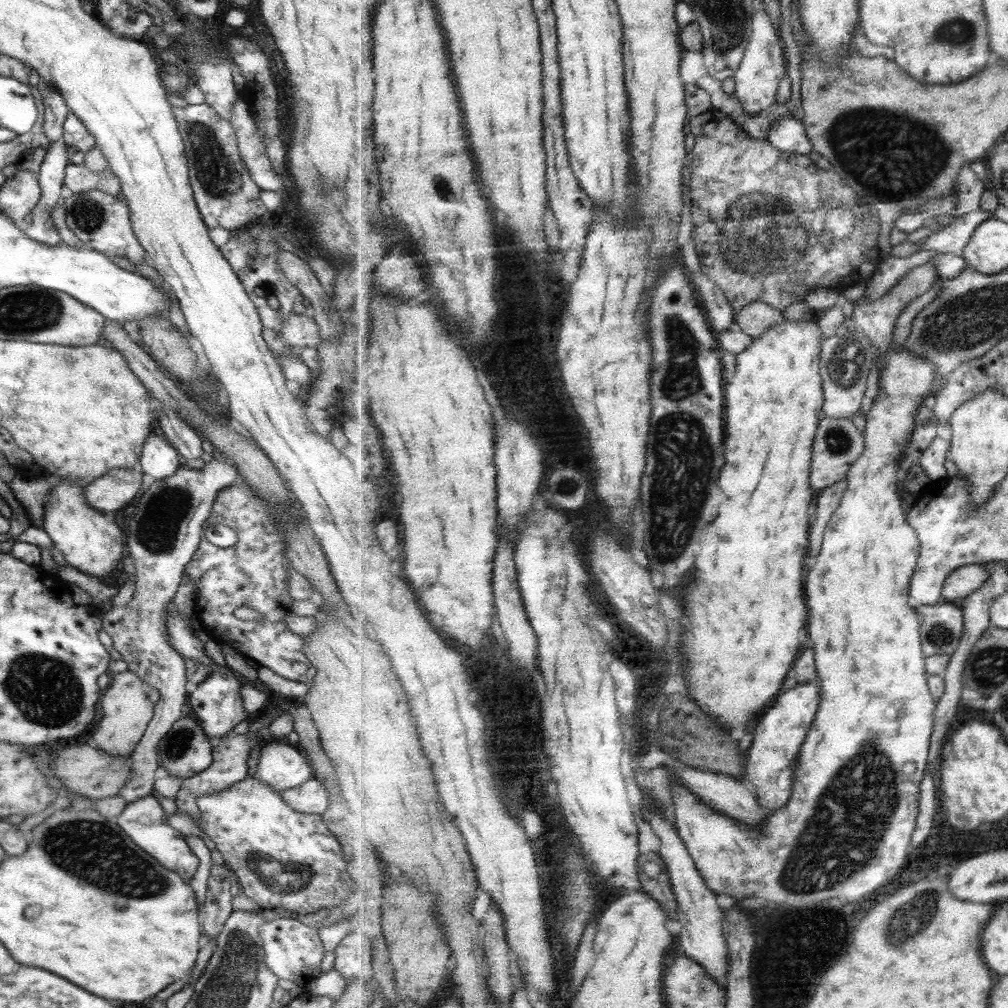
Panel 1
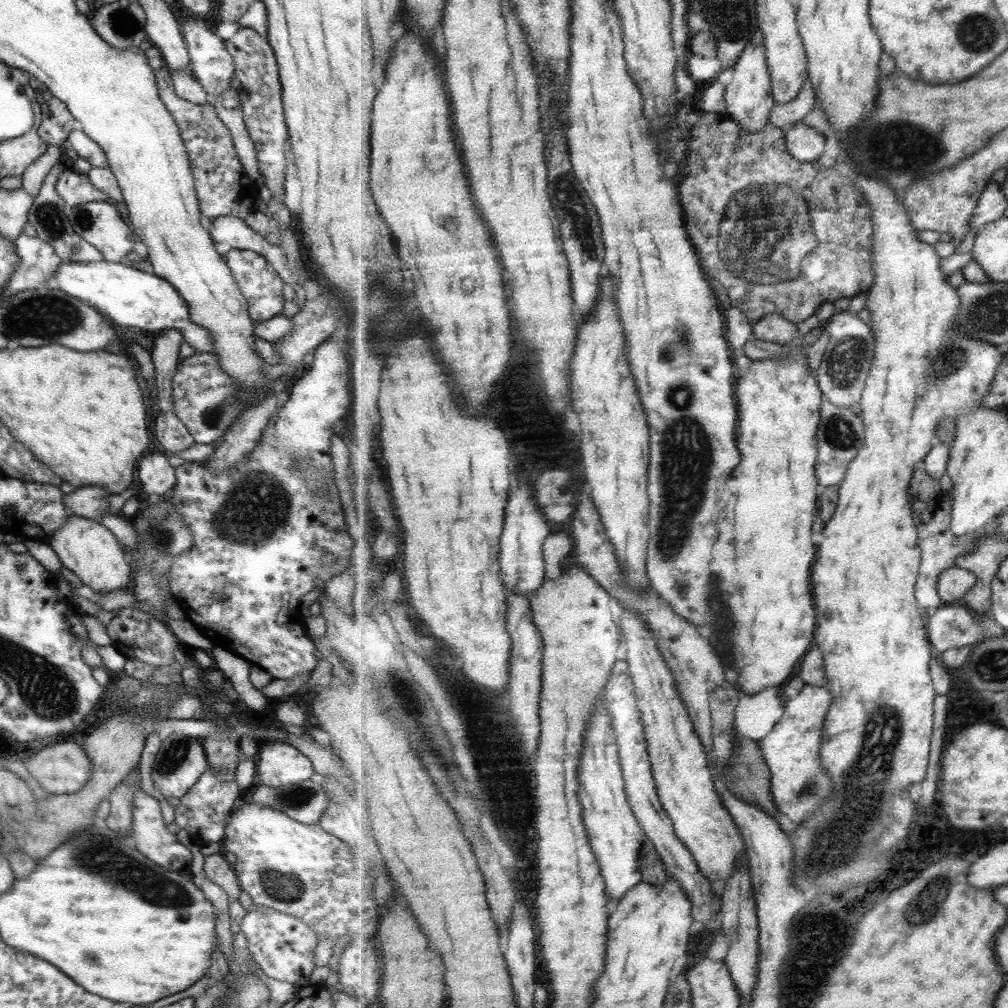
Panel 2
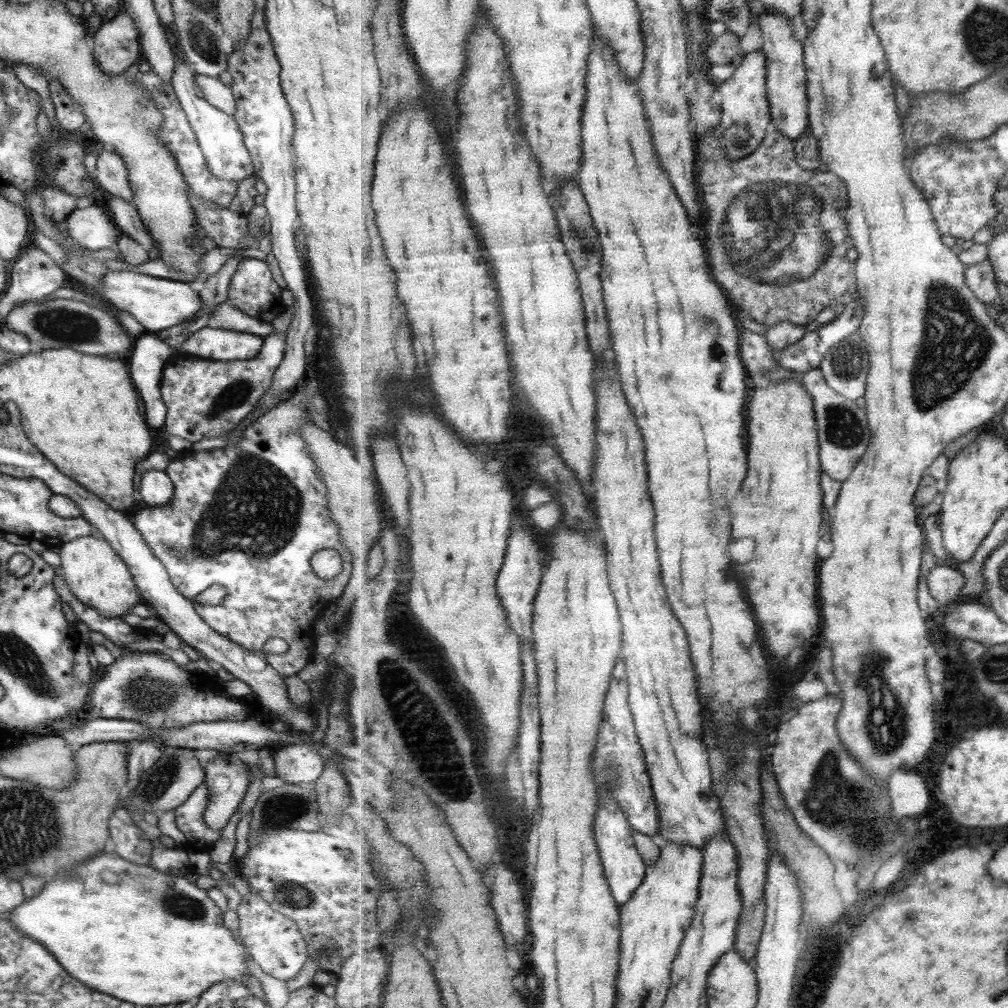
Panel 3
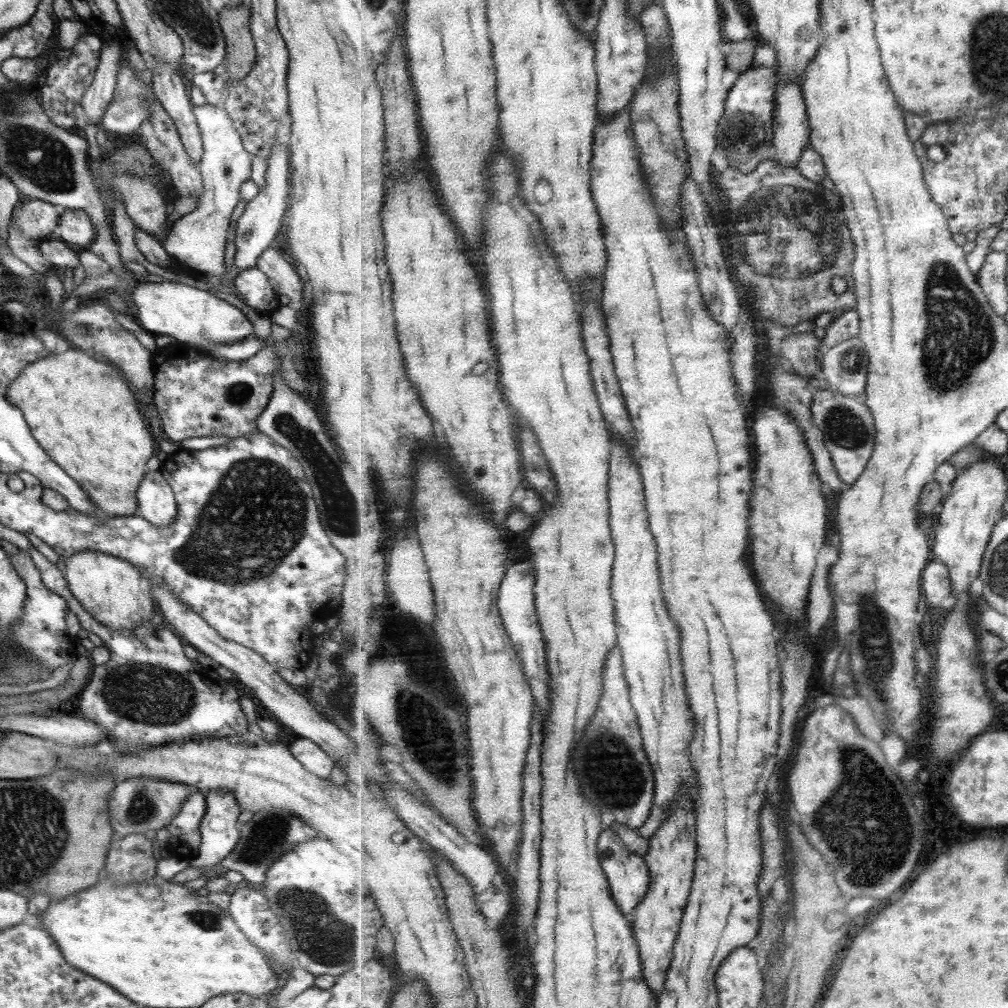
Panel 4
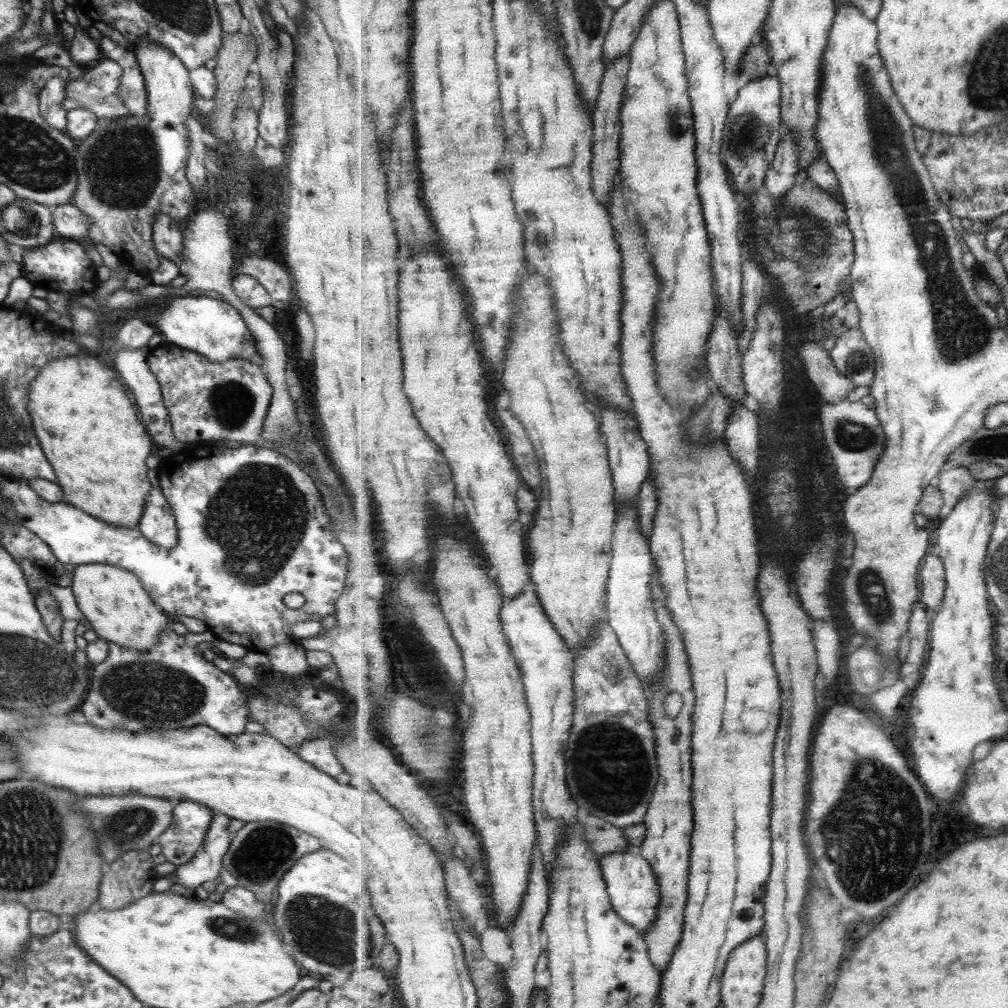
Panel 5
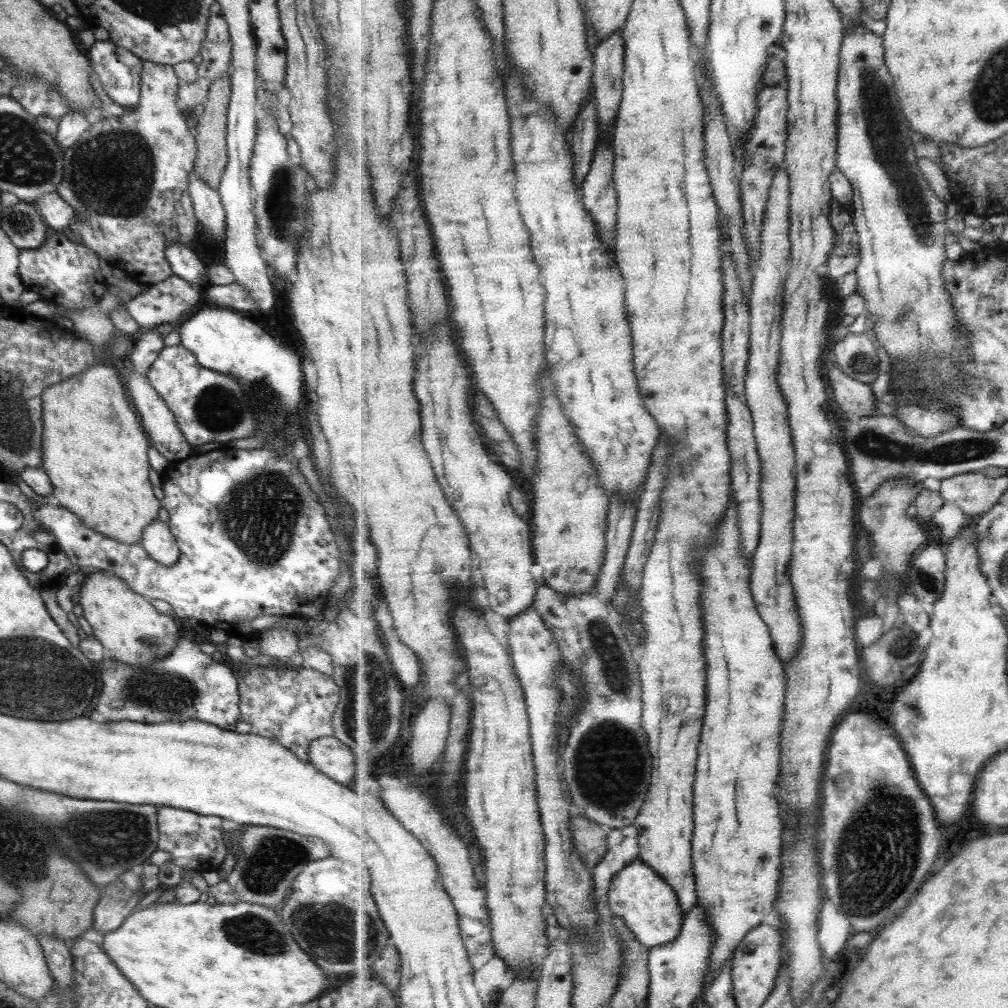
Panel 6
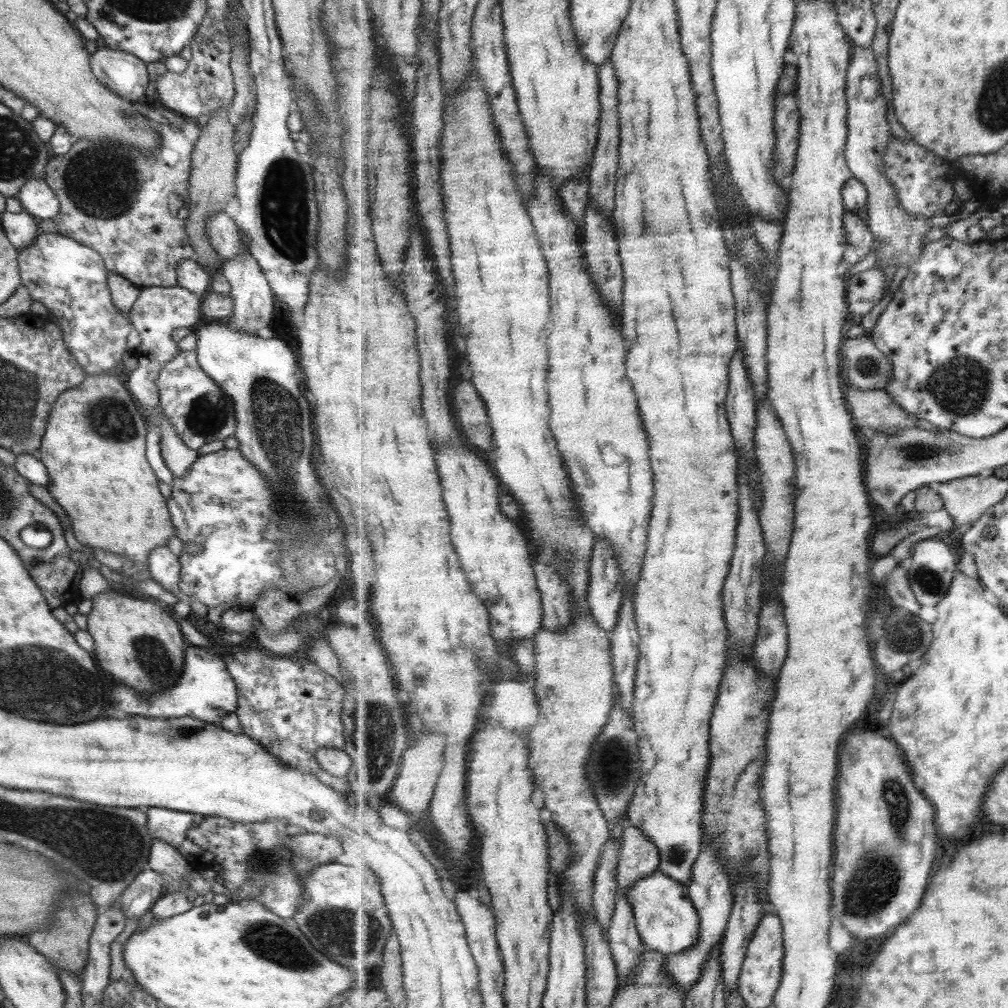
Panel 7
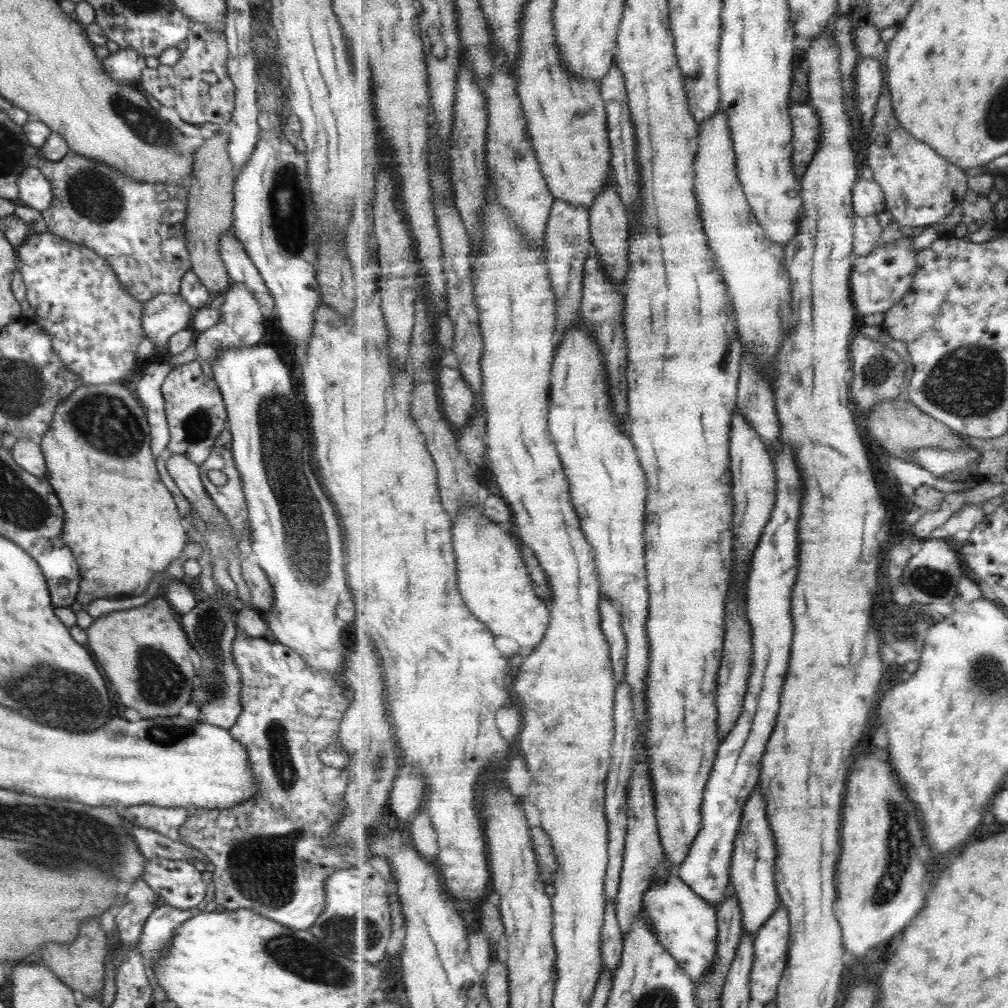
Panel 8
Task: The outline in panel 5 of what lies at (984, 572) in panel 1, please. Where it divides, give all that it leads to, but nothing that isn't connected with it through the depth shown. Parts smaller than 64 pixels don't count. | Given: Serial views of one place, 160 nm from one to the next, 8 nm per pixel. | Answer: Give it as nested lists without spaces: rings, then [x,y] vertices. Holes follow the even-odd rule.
[[[939,554],[926,556],[919,576],[921,603],[935,612],[941,608],[946,593],[946,568]]]

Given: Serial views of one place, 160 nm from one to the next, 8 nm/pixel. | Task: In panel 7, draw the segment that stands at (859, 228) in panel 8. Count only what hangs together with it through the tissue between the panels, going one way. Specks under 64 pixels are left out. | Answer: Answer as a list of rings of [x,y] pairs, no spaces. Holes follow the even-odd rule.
[[[851,213],[845,214],[846,238],[849,242],[846,250],[845,263],[855,265],[867,258],[867,254],[875,247],[875,233],[871,233],[865,215]]]

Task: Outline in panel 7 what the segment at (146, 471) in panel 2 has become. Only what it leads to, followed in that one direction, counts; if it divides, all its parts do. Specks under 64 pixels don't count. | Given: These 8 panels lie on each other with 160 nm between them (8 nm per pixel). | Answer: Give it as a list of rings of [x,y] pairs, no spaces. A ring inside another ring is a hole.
[[[167,545],[153,547],[146,558],[146,567],[152,580],[168,592],[176,587],[180,564]]]

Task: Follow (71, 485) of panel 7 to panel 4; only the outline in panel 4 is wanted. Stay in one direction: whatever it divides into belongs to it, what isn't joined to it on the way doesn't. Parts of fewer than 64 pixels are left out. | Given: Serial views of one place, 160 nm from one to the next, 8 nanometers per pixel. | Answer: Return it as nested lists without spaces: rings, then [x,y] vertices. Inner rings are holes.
[[[71,347],[61,354],[52,353],[47,357],[27,364],[27,367],[19,372],[16,379],[6,386],[5,397],[22,412],[23,418],[30,428],[30,433],[37,441],[37,444],[47,453],[48,457],[51,457],[51,460],[53,460],[63,472],[67,472],[67,476],[71,476],[71,478],[79,484],[89,497],[89,502],[91,502],[95,508],[111,517],[134,515],[135,510],[137,510],[137,484],[139,484],[139,480],[141,480],[143,474],[145,474],[145,462],[149,460],[151,454],[155,454],[154,438],[151,438],[151,433],[147,430],[147,426],[145,426],[145,422],[143,422],[143,416],[141,416],[141,412],[139,412],[139,408],[137,408],[139,402],[135,402],[132,391],[129,392],[129,384],[125,384],[124,376],[121,375],[120,372],[117,372],[117,369],[112,364],[108,362],[101,364],[101,361],[97,361],[92,358],[92,356]]]

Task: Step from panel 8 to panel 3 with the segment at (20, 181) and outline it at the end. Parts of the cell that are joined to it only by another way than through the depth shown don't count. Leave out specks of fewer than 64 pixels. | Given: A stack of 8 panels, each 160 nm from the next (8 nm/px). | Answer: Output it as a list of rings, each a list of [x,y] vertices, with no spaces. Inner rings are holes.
[[[82,204],[66,216],[67,236],[89,251],[116,249],[120,232],[109,220],[99,205]]]

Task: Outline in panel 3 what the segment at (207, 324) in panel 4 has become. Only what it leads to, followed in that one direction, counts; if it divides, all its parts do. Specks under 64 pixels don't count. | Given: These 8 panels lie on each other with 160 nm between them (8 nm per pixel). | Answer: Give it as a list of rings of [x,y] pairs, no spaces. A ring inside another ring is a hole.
[[[116,271],[106,272],[100,278],[100,283],[101,286],[97,290],[85,286],[85,283],[81,283],[77,288],[81,288],[85,294],[99,294],[101,299],[113,305],[113,308],[120,312],[128,312],[143,326],[145,332],[151,334],[185,322],[196,315],[203,306],[193,285],[171,279],[155,278],[138,272]],[[223,302],[213,308],[210,312],[210,318],[219,324],[219,328],[225,330],[247,333],[262,338],[274,332],[273,323],[266,323],[255,317],[247,316],[228,302]]]

